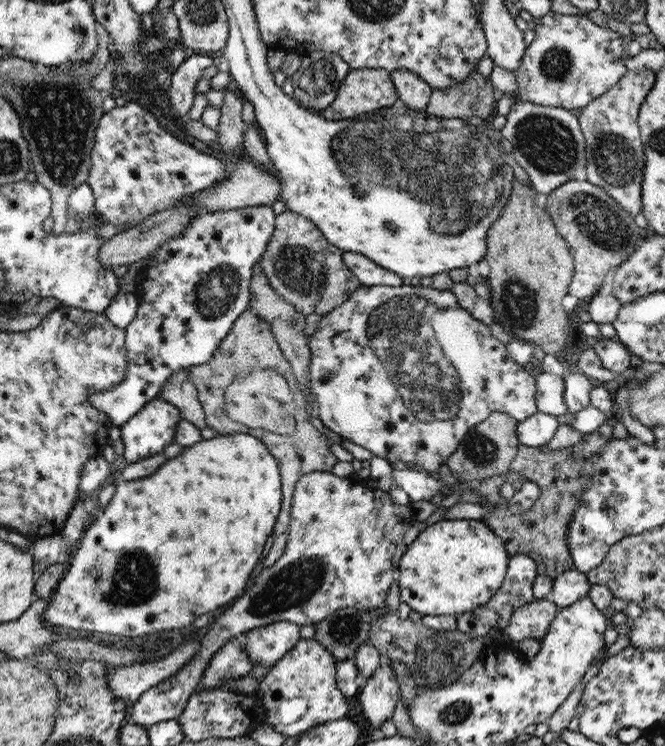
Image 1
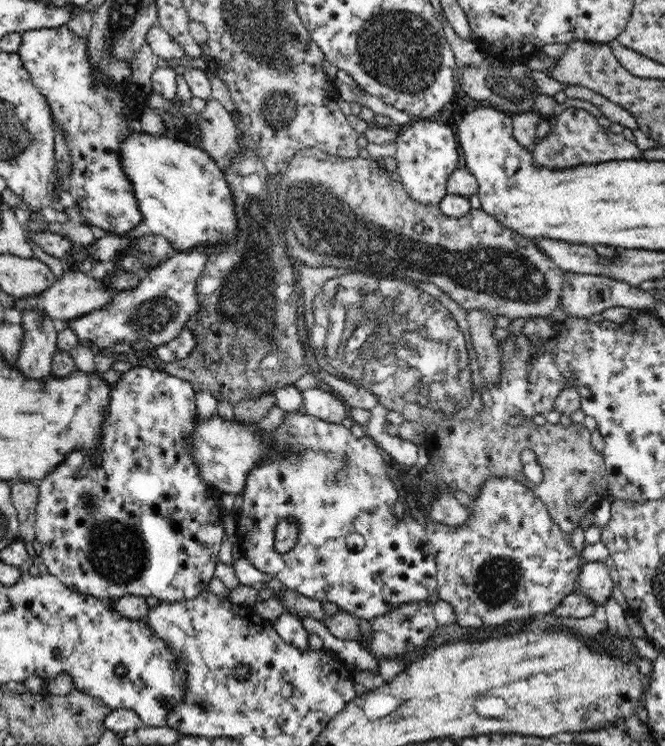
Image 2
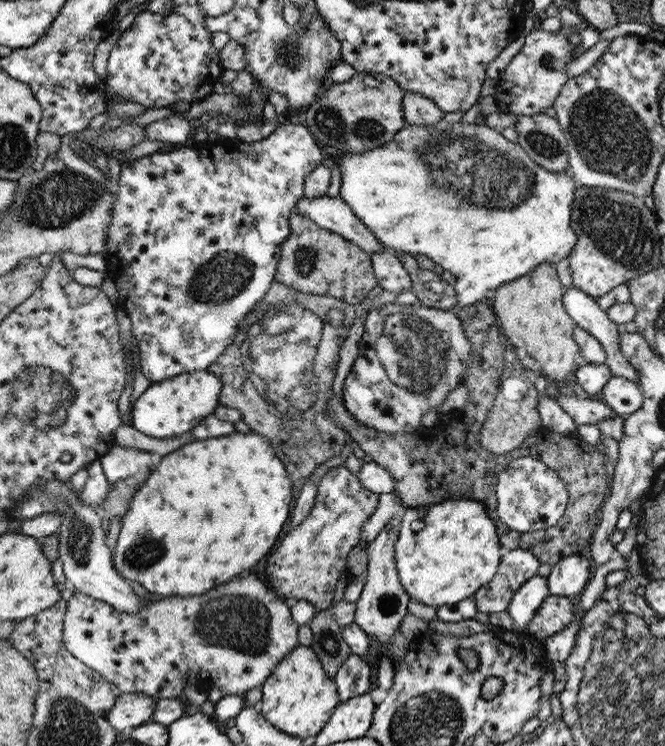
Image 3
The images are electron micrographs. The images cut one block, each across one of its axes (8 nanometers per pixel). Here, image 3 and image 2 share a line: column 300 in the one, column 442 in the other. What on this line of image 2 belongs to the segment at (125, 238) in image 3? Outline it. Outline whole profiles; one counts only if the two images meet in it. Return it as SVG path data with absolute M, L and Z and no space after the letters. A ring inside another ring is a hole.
M436 118L414 120L408 126L399 129L396 152L396 170L400 175L400 183L414 201L424 205L438 205L446 196L446 183L453 170L458 168L459 142L454 131L444 126Z

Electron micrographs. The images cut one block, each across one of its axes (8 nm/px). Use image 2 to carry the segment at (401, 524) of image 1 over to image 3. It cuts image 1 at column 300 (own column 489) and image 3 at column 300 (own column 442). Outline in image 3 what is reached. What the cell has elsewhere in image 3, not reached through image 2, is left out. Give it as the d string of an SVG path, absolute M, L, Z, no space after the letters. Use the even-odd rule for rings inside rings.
M343 463L326 472L320 480L320 486L317 490L316 502L309 512L309 516L296 529L292 529L280 542L276 551L268 556L264 572L266 572L265 582L274 589L274 593L280 599L286 599L288 604L292 605L297 601L306 600L316 610L323 611L332 606L338 576L343 570L346 570L348 554L352 552L353 548L360 546L362 526L376 512L381 495L362 486L356 475L352 474Z

